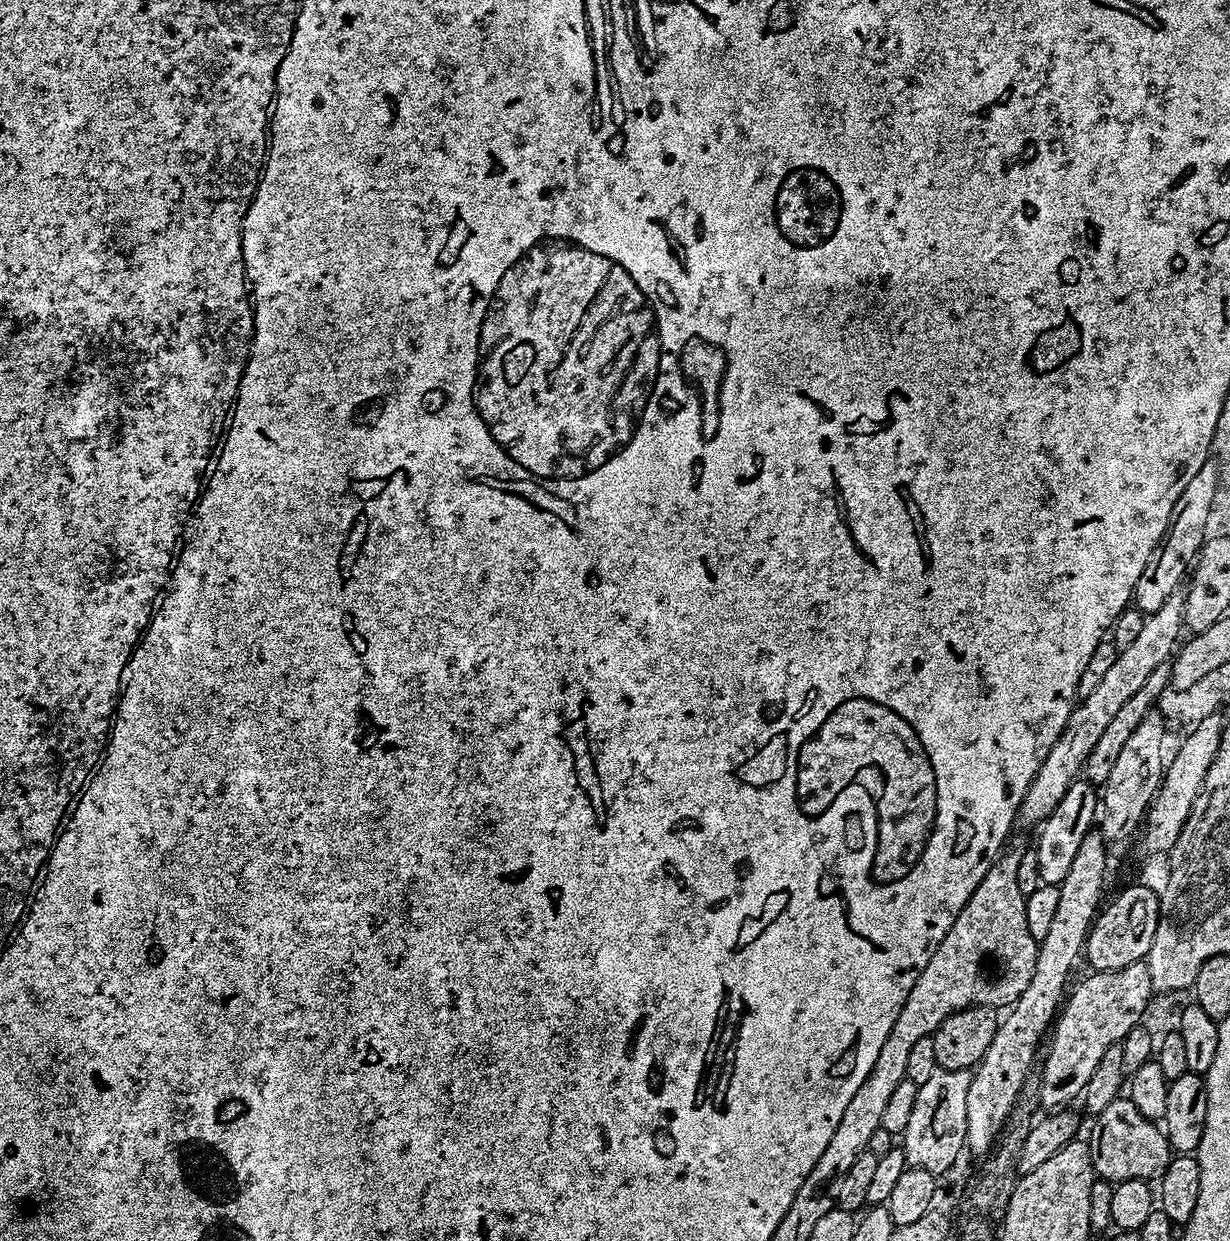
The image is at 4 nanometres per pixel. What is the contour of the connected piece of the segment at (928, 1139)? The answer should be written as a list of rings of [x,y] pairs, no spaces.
[[[941,1068],[920,1086],[902,1137],[904,1159],[911,1167],[939,1174],[949,1169],[958,1152],[966,1148],[966,1090],[970,1090],[971,1081],[969,1070]]]

